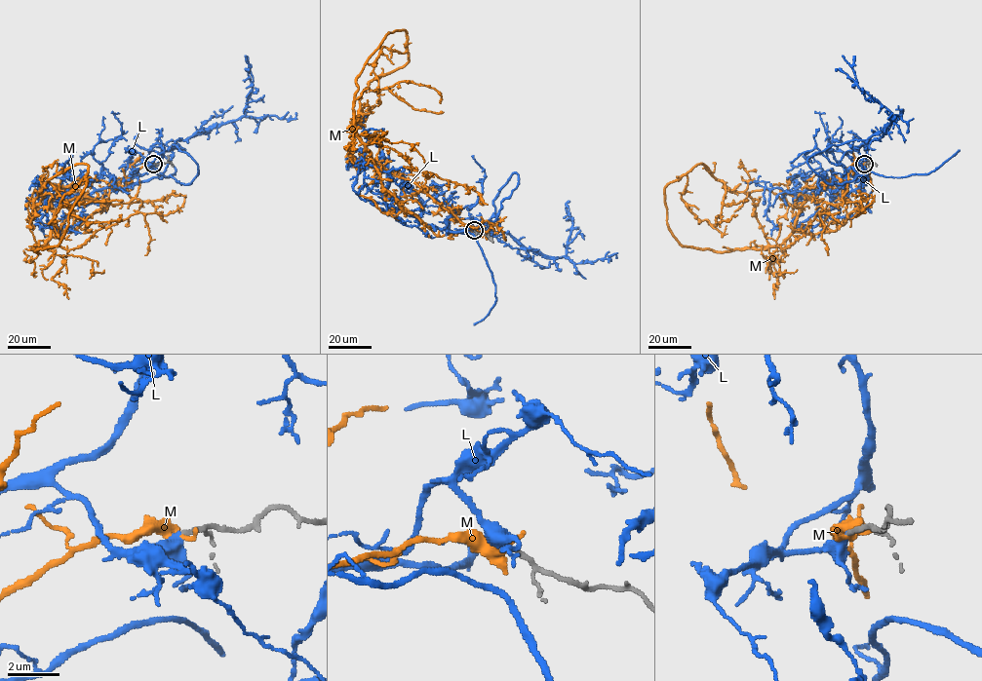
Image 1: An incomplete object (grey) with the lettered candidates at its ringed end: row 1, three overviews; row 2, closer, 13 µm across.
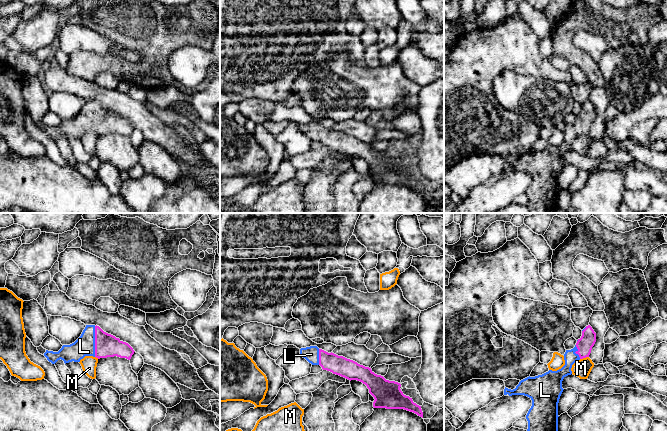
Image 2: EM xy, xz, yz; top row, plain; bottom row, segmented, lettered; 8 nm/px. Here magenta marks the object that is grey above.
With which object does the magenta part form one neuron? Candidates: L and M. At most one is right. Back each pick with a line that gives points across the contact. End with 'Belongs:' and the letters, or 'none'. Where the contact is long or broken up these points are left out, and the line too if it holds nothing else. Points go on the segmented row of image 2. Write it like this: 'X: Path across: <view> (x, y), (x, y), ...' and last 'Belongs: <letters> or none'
Belongs: L

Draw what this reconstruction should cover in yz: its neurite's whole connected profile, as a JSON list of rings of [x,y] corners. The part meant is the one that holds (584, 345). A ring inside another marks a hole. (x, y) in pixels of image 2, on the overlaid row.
[[[590,325],[582,330],[582,336],[575,347],[566,350],[565,365],[557,370],[527,377],[519,382],[515,389],[505,387],[504,395],[524,395],[532,400],[526,419],[527,431],[558,431],[558,403],[563,392],[563,379],[572,374],[572,365],[580,359],[589,357],[596,342],[596,333]]]

